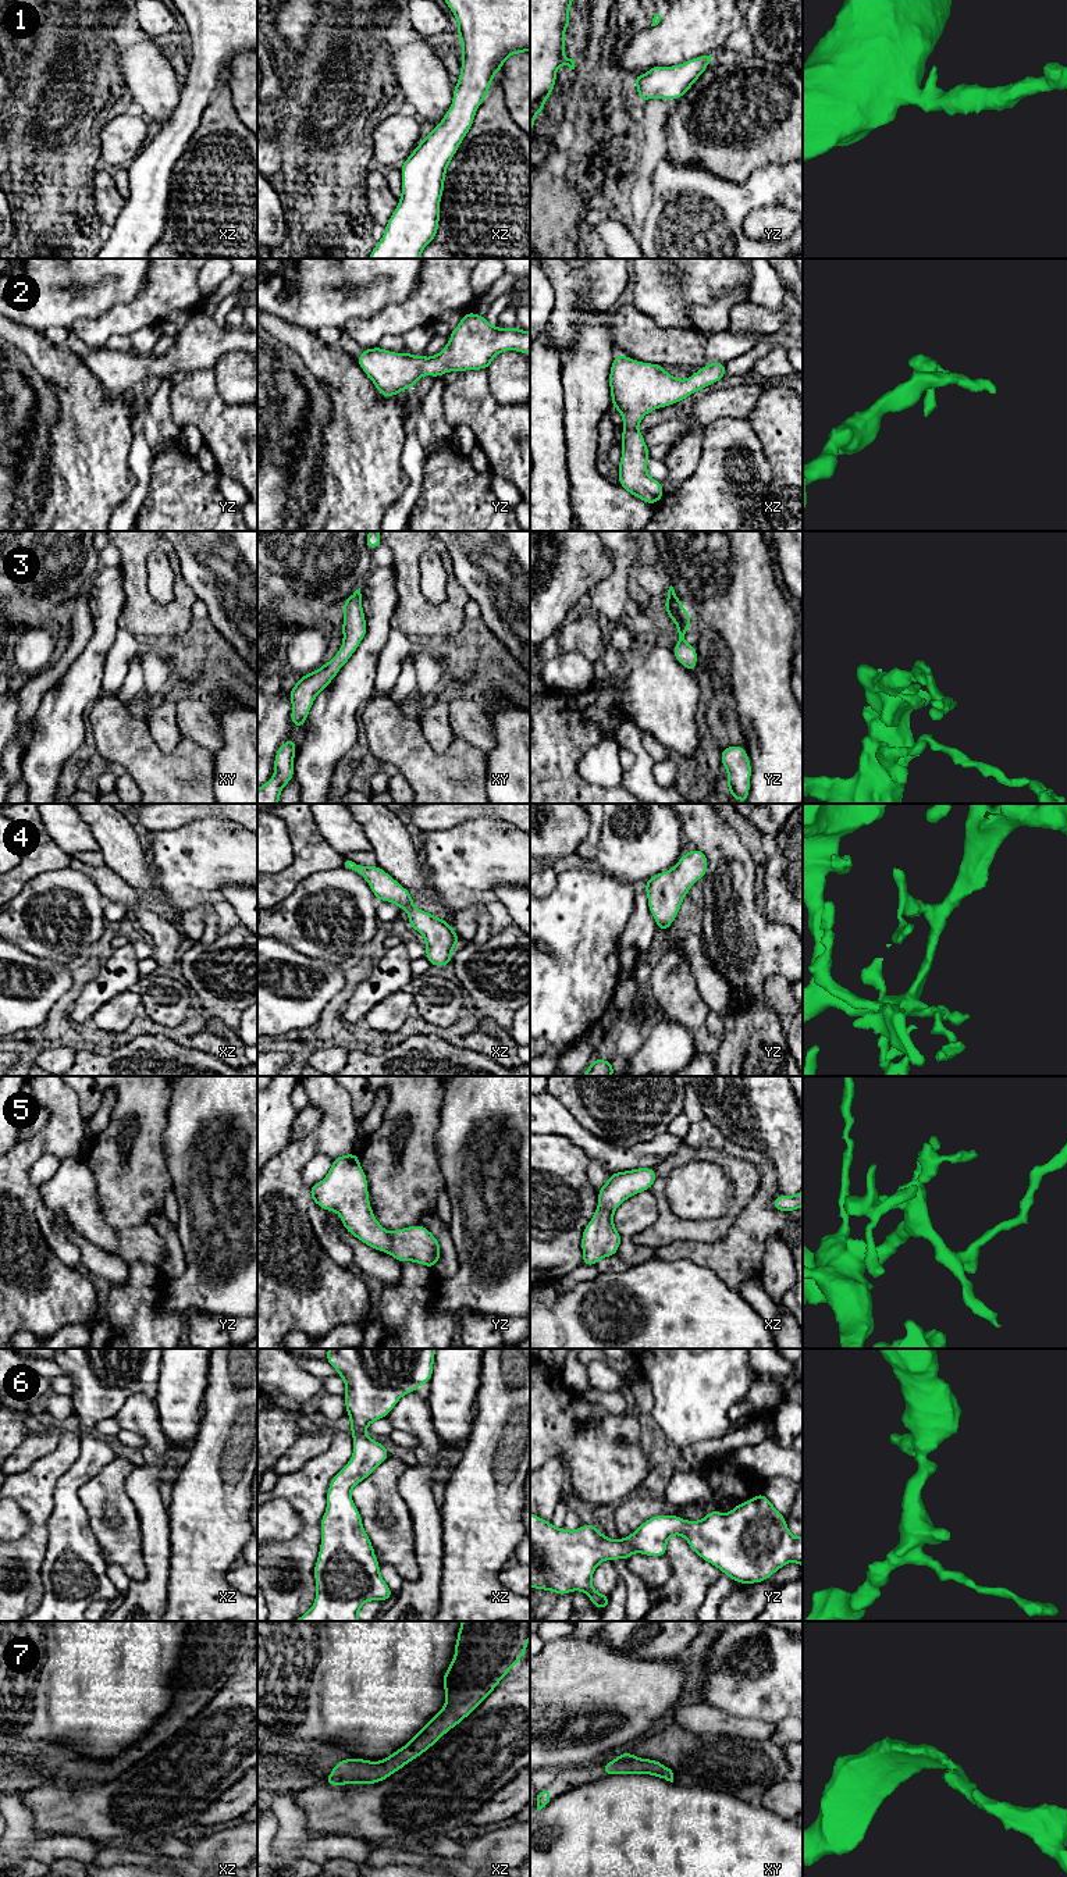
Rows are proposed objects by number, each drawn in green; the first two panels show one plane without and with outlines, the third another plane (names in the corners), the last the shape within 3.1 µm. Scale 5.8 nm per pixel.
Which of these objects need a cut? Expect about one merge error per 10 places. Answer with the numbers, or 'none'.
none

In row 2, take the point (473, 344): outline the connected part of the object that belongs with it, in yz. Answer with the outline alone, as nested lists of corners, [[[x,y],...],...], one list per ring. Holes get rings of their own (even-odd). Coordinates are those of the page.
[[[466,313],[451,331],[447,346],[435,356],[394,353],[383,348],[363,349],[358,364],[383,398],[410,389],[422,375],[442,377],[447,371],[488,370],[492,359],[505,350],[530,355],[530,332],[492,327],[486,317]]]

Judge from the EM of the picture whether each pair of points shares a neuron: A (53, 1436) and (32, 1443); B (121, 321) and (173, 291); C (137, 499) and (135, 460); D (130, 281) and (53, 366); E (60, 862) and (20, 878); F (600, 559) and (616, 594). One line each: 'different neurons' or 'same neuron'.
A: same neuron
B: same neuron
C: same neuron
D: different neurons
E: same neuron
F: different neurons

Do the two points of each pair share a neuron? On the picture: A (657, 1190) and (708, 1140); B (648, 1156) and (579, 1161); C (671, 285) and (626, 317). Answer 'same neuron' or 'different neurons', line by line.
A: different neurons
B: different neurons
C: different neurons

